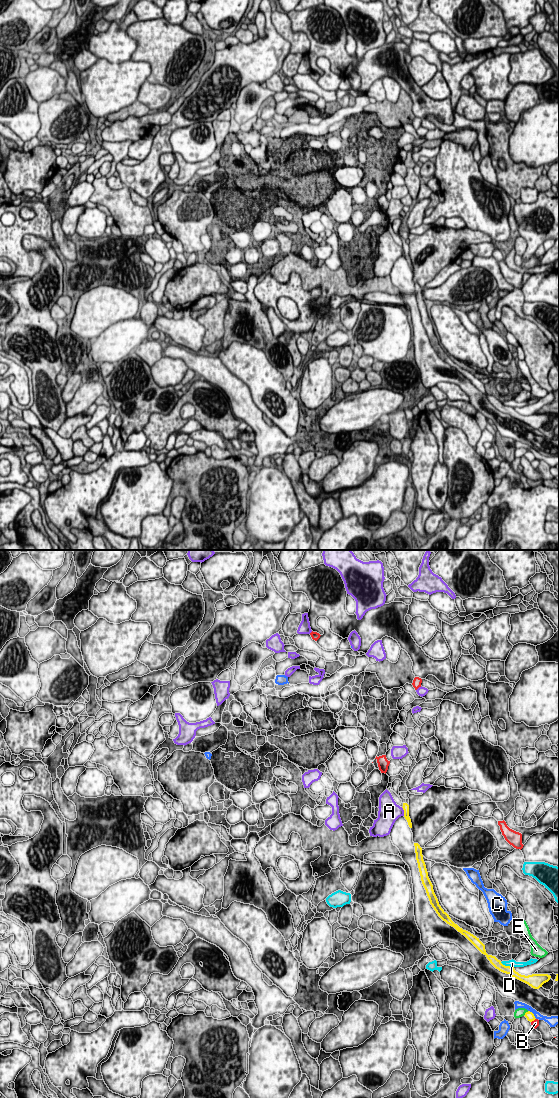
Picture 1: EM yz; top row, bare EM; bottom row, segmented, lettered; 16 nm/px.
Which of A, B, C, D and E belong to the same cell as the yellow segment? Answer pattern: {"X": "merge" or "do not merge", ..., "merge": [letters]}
{"A": "do not merge", "B": "do not merge", "C": "do not merge", "D": "do not merge", "E": "do not merge", "merge": []}

